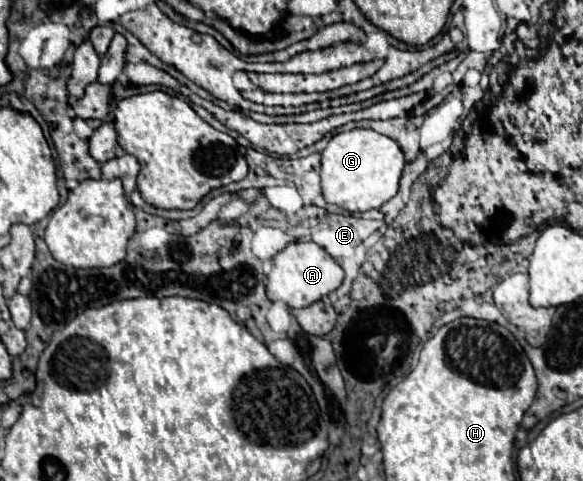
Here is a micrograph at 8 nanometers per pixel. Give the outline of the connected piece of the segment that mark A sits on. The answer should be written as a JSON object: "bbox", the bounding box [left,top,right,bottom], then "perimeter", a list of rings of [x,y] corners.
{"bbox":[266,242,344,308],"perimeter":[[[294,242],[278,252],[272,260],[272,272],[268,274],[266,294],[270,300],[282,300],[290,308],[306,308],[330,292],[340,288],[344,280],[342,266],[318,244],[314,242]]]}

